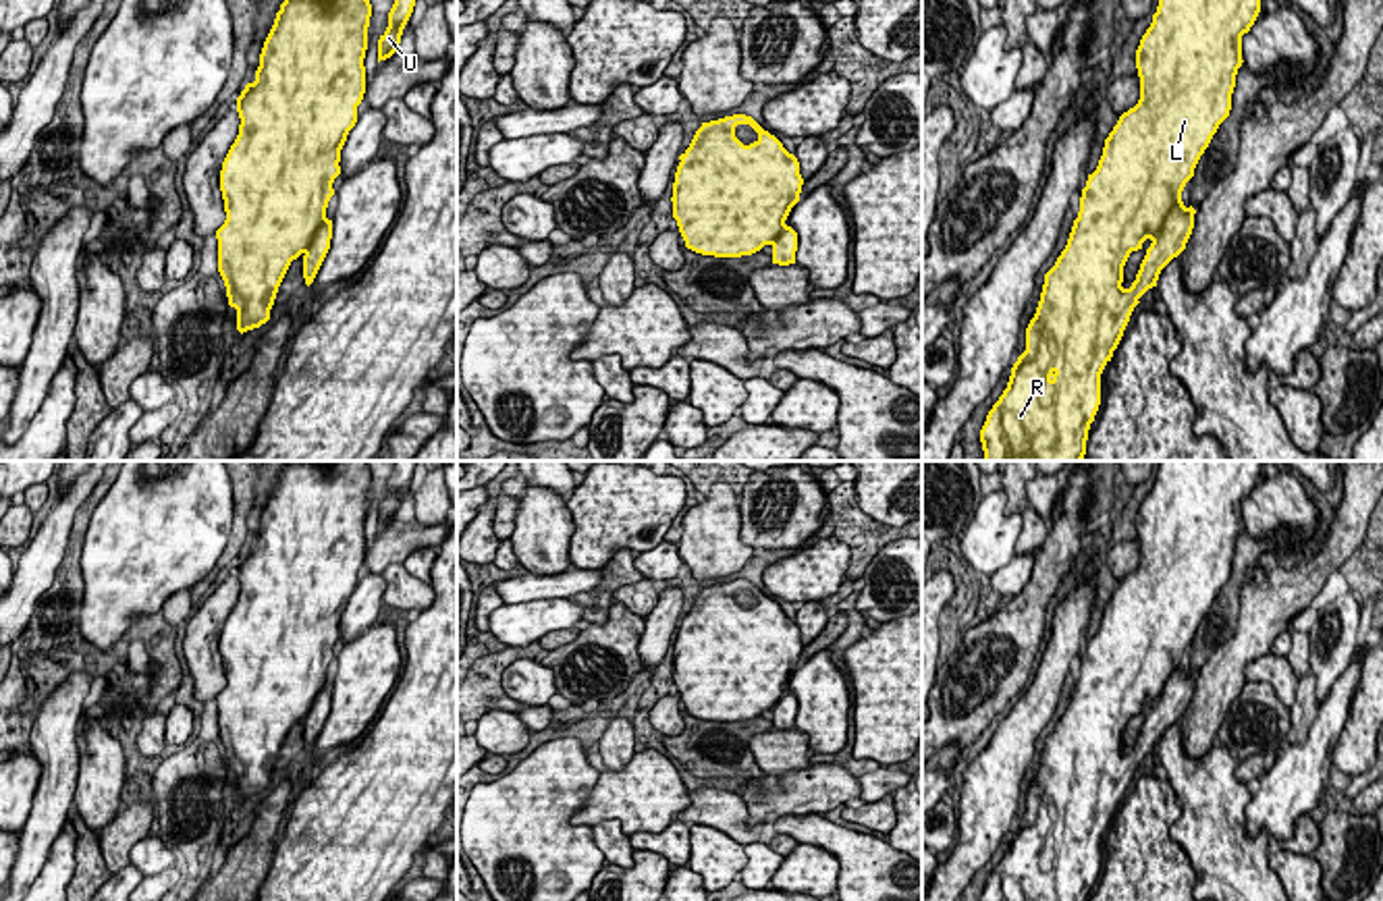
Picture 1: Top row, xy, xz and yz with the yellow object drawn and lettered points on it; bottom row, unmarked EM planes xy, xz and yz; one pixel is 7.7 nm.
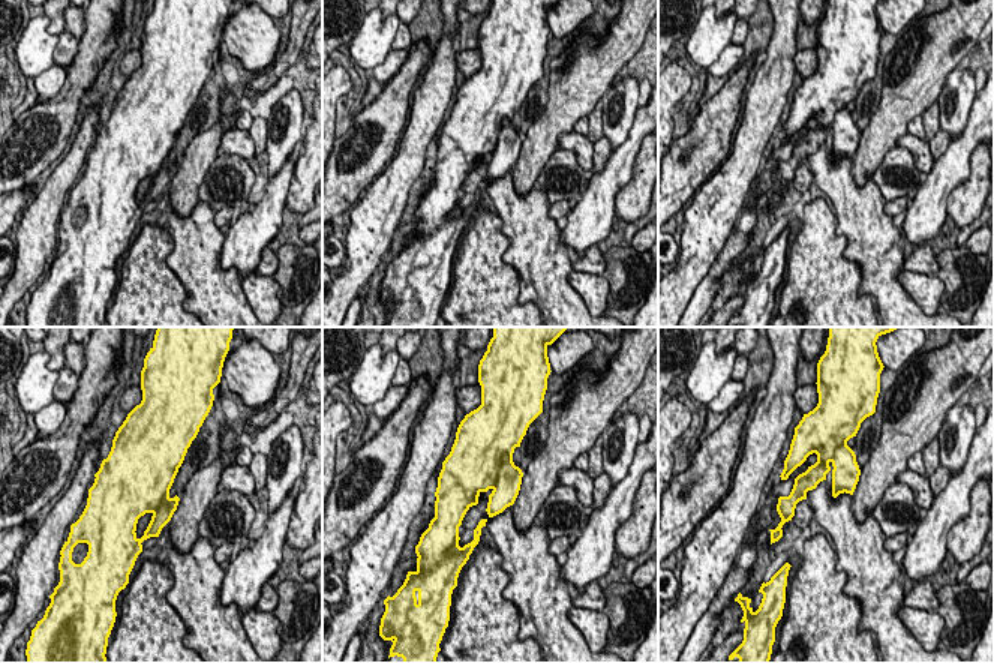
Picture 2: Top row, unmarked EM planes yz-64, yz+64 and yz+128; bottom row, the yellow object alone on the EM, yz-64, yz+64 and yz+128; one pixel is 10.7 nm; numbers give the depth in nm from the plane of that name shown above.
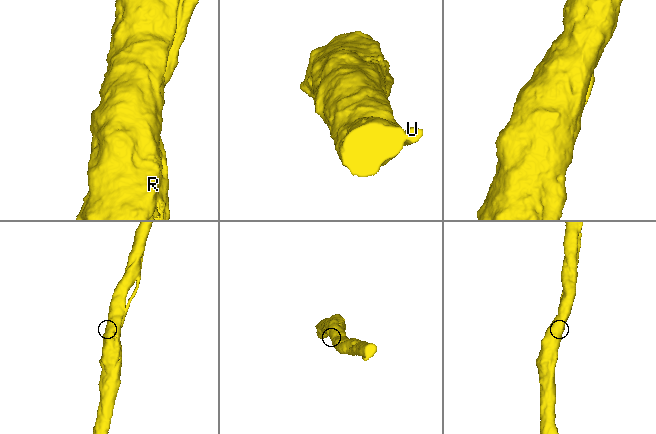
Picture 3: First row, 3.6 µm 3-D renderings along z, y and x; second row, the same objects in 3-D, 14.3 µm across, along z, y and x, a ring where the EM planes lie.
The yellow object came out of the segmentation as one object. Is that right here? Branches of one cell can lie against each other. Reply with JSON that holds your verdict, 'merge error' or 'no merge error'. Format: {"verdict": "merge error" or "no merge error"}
{"verdict": "no merge error"}

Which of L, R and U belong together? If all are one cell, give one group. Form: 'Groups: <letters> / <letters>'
Groups: L R U

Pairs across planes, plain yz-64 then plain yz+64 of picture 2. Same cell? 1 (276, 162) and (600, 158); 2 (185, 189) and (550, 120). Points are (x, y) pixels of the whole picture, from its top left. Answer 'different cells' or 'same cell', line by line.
1: different cells
2: same cell

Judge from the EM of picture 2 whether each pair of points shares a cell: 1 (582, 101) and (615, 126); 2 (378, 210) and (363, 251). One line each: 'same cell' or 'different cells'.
1: different cells
2: same cell

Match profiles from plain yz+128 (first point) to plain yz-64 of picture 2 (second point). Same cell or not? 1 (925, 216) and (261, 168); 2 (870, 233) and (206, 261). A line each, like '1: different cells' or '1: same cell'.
1: different cells
2: same cell

